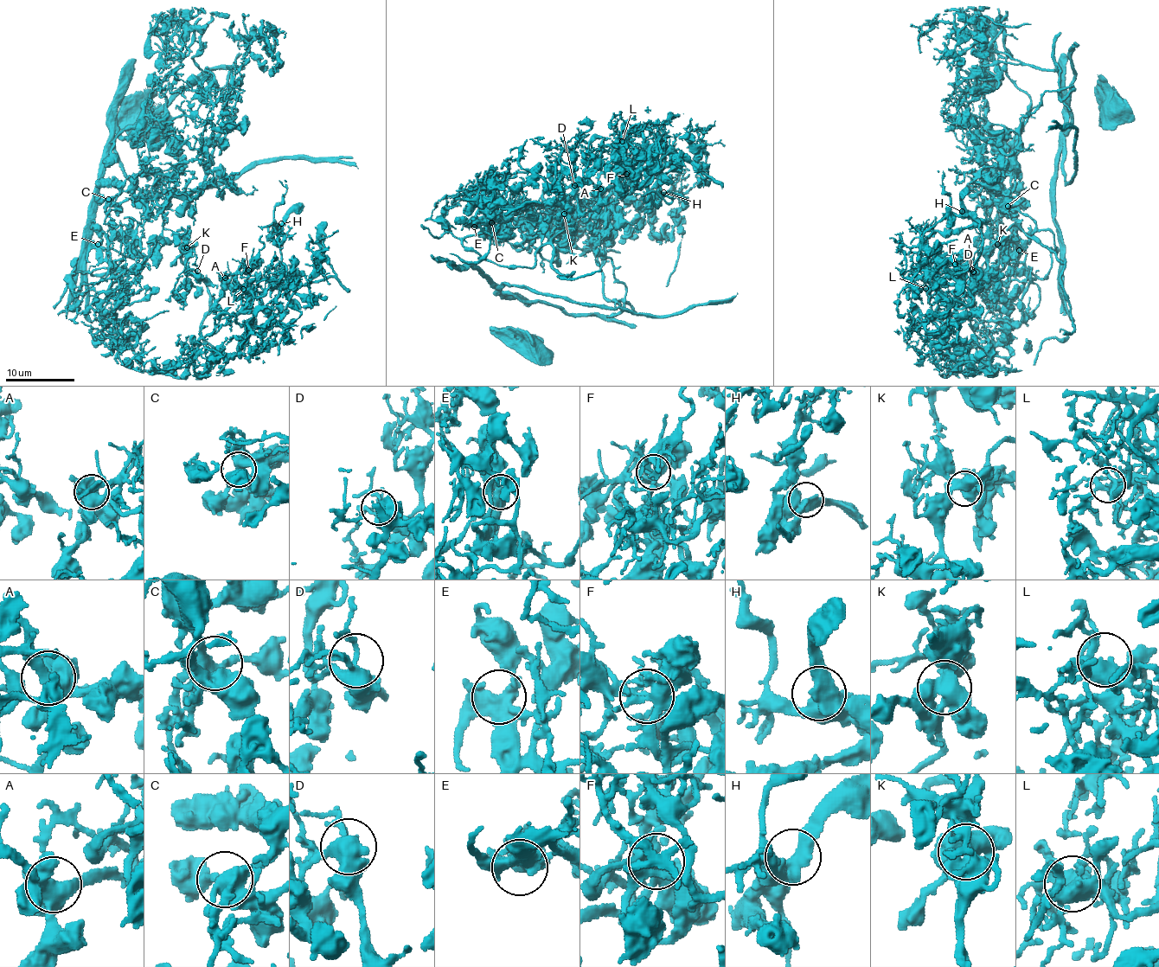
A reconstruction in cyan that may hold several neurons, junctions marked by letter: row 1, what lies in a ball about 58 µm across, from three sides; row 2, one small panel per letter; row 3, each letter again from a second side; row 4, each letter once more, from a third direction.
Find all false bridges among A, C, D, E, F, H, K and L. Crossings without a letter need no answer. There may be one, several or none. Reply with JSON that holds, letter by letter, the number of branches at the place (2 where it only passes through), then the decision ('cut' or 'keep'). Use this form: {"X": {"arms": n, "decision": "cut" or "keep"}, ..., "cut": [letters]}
{"A": {"arms": 6, "decision": "keep"}, "C": {"arms": 6, "decision": "keep"}, "D": {"arms": 4, "decision": "keep"}, "E": {"arms": 4, "decision": "keep"}, "F": {"arms": 7, "decision": "keep"}, "H": {"arms": 3, "decision": "keep"}, "K": {"arms": 4, "decision": "keep"}, "L": {"arms": 7, "decision": "keep"}, "cut": []}

